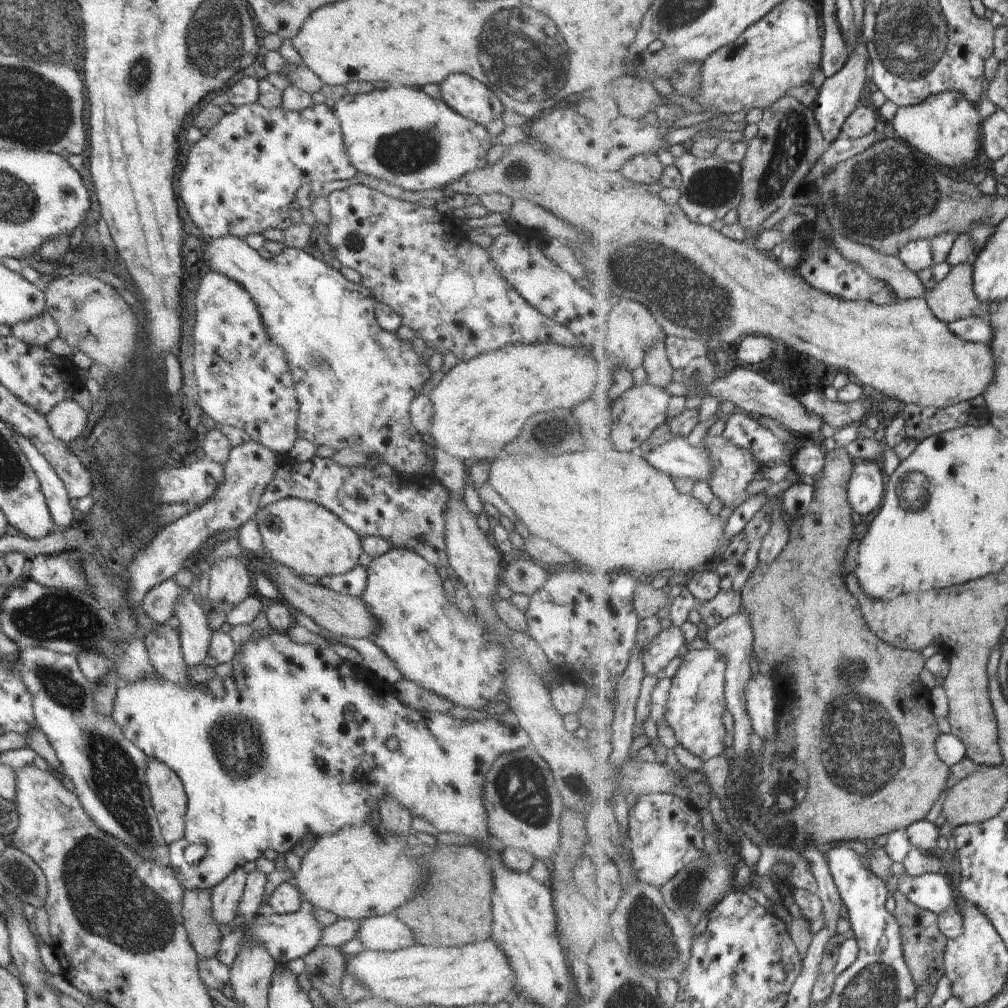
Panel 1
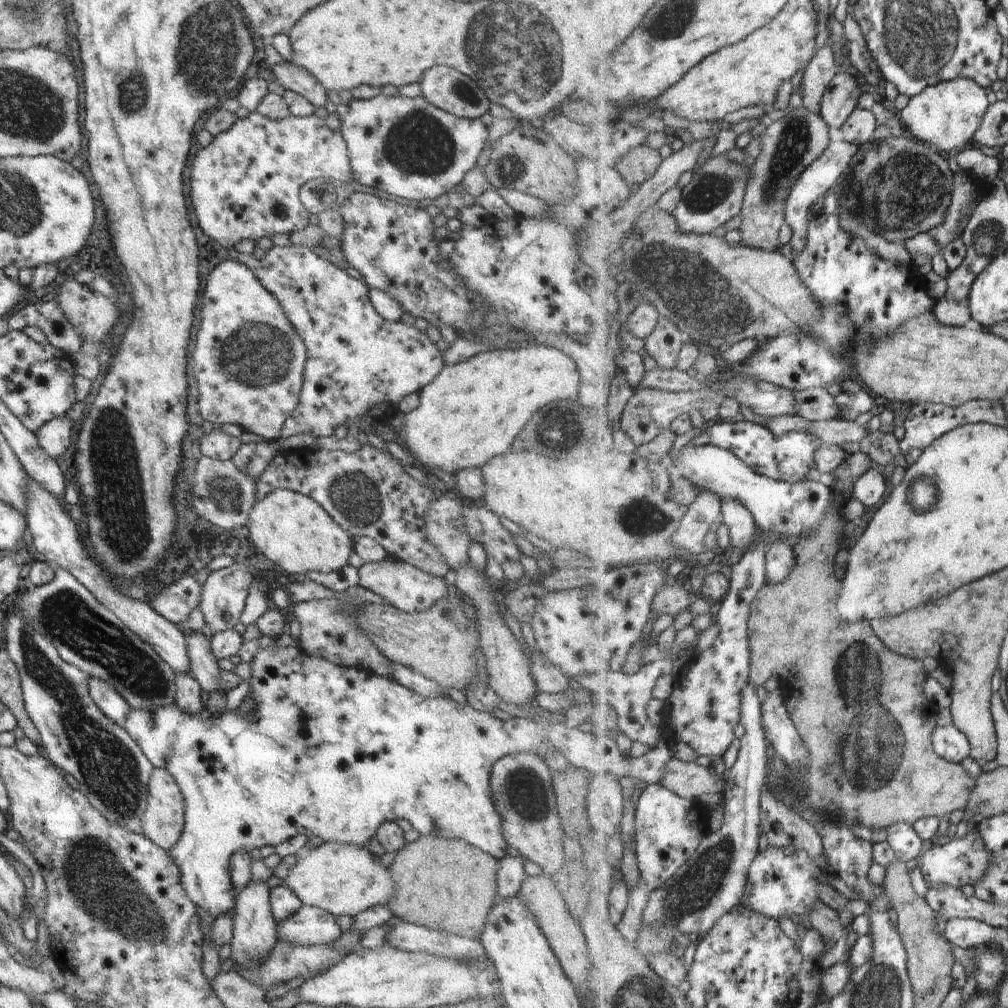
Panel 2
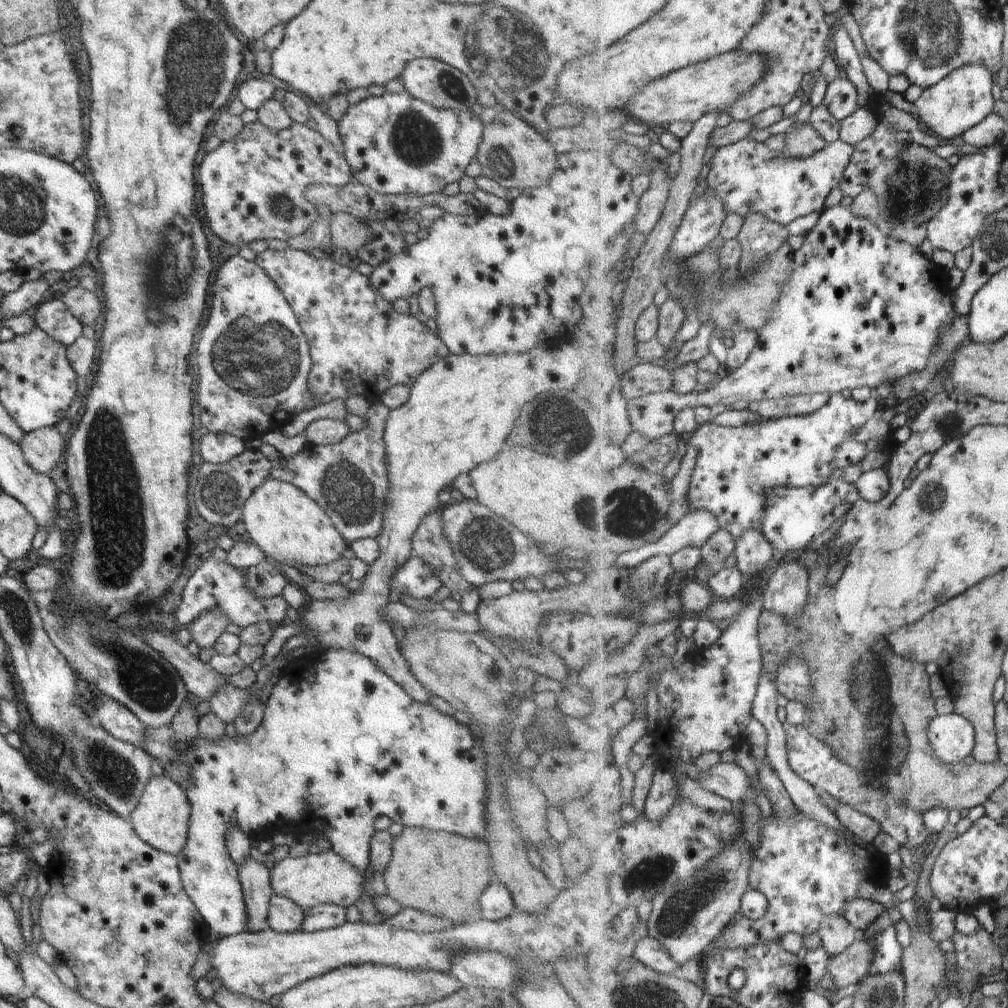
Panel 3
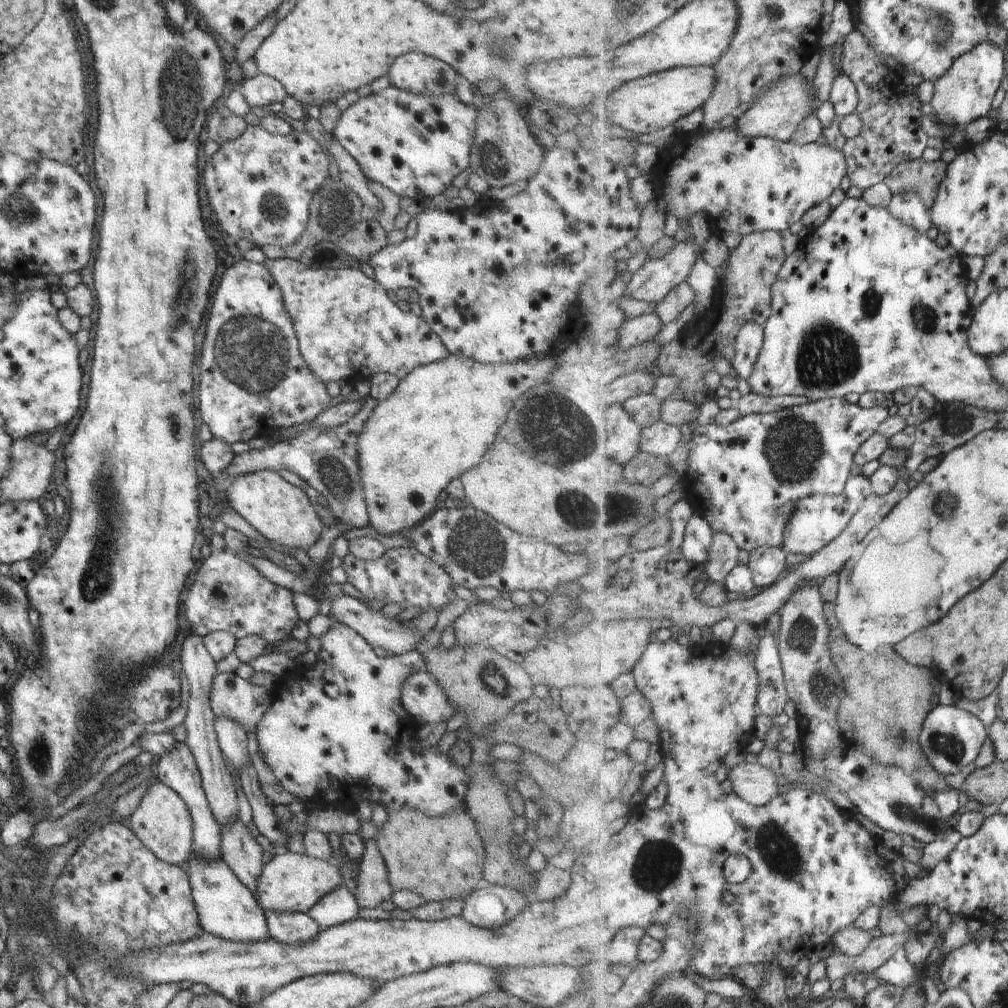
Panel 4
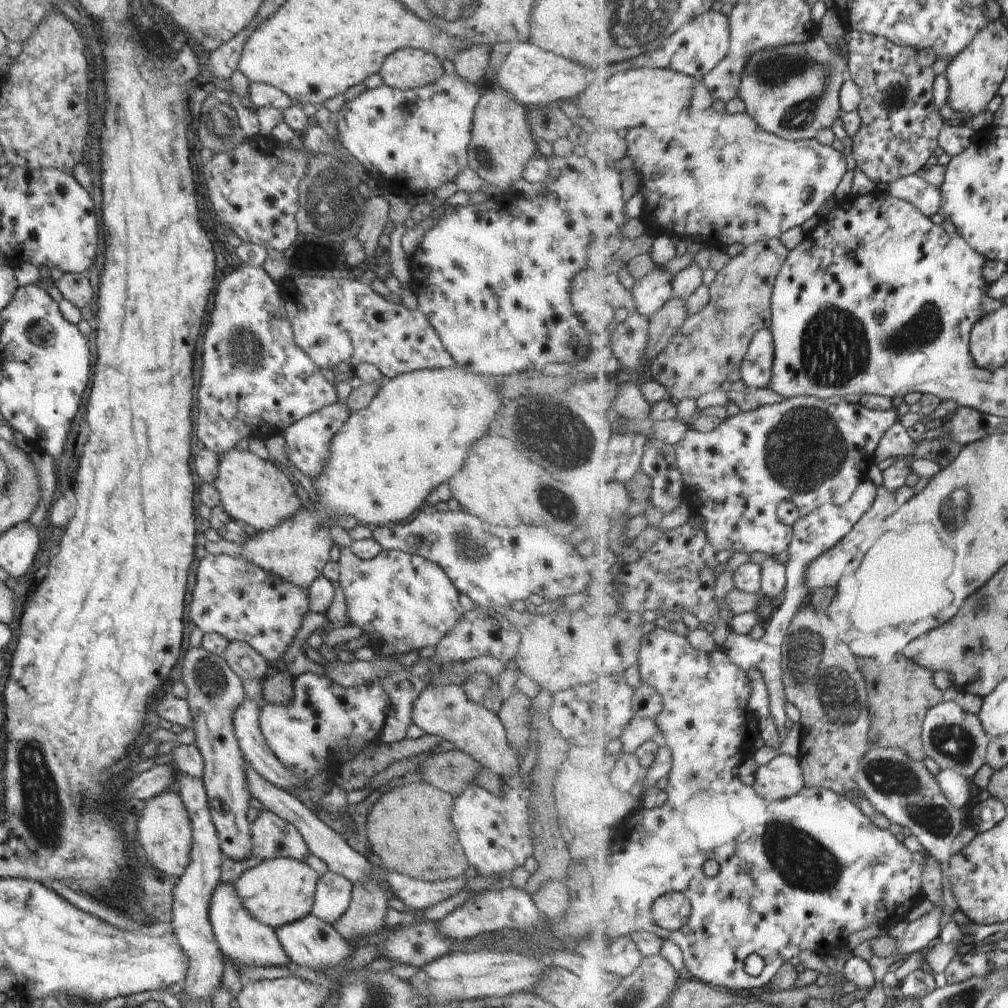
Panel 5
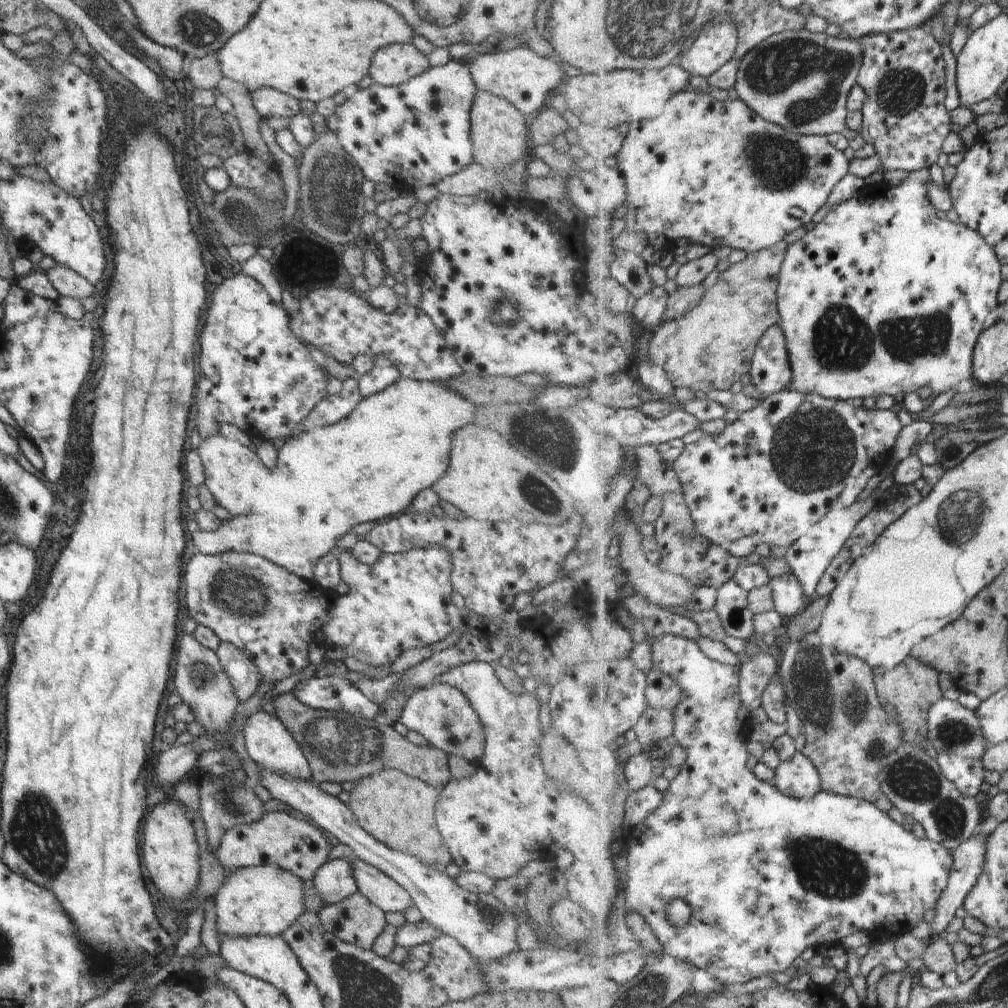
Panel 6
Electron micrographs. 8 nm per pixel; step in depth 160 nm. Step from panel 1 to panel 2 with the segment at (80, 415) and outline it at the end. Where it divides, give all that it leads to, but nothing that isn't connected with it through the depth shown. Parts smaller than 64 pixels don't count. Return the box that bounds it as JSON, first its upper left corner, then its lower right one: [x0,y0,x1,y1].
[34,415,74,459]

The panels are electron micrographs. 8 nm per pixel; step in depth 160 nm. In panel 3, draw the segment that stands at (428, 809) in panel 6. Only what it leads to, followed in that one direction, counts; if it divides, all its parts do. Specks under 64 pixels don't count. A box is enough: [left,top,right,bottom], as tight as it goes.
[383,827,493,925]

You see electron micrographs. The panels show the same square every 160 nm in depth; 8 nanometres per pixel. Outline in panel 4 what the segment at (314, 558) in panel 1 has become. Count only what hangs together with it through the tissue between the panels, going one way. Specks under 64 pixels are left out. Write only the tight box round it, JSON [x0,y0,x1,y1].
[227,468,325,550]

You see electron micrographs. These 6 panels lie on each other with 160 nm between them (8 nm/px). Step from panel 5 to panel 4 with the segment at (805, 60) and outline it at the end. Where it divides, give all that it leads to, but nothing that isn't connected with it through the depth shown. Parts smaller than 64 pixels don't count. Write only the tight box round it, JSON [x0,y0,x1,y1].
[736,76,817,141]

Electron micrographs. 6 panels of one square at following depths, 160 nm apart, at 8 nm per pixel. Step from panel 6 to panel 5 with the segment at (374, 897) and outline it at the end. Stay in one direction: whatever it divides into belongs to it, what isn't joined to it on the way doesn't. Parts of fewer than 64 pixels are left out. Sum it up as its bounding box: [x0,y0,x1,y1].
[244,762,371,883]

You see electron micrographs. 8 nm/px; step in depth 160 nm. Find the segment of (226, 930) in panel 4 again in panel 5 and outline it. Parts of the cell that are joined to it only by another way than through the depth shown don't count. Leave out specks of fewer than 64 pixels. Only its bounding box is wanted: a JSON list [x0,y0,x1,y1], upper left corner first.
[208,882,290,967]

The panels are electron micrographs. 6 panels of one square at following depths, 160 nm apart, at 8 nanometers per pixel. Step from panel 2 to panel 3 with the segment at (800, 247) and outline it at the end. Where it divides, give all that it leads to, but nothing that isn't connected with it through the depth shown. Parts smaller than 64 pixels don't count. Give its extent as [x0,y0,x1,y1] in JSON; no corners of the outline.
[708,138,855,225]

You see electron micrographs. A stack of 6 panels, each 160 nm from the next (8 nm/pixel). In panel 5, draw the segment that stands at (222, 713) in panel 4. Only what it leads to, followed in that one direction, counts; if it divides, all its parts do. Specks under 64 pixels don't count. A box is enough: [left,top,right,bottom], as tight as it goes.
[233,695,304,793]

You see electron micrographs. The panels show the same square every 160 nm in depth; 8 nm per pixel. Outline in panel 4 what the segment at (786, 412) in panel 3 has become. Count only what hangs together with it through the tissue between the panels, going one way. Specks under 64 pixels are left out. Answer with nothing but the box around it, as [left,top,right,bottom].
[737,392,812,417]

